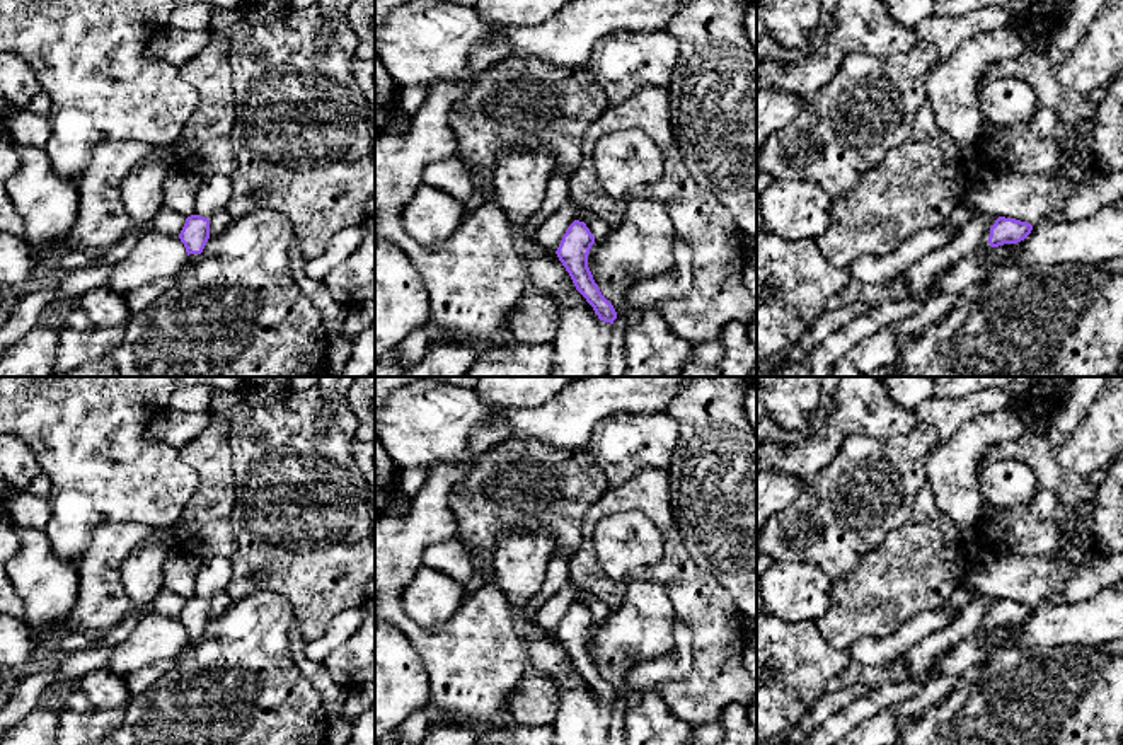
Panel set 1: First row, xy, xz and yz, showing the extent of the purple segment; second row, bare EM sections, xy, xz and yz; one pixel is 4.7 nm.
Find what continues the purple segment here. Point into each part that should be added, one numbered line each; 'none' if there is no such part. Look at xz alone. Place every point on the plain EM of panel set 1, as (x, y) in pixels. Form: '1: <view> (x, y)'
none

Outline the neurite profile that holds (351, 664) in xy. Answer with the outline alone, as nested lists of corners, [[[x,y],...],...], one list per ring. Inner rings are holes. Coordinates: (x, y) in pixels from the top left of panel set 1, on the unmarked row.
[[[368,598],[360,609],[361,627],[325,660],[332,680],[346,690],[375,680],[375,600]]]

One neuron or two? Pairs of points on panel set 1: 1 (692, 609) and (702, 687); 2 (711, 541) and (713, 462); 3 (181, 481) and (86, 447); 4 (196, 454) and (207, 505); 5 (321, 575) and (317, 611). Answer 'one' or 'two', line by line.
1: one
2: one
3: one
4: one
5: one

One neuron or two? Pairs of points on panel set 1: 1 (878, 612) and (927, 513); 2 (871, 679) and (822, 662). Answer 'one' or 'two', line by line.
1: one
2: two

